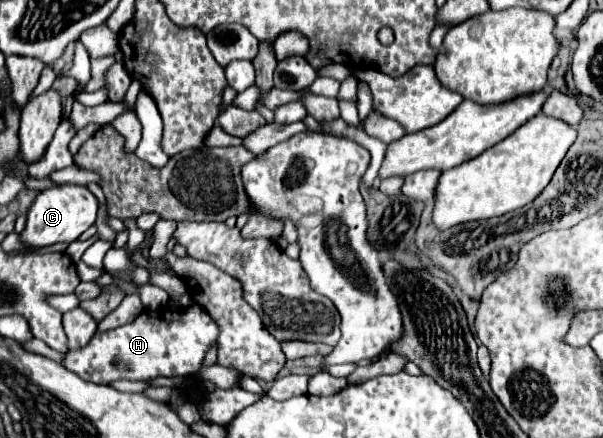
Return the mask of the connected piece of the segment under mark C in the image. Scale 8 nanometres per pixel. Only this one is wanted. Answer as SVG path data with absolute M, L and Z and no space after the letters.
M64 183L64 185L44 189L38 193L38 197L34 199L34 203L28 211L26 229L20 233L20 239L28 247L72 243L74 239L80 237L80 233L84 233L90 225L94 225L96 211L98 211L98 199L84 185Z

